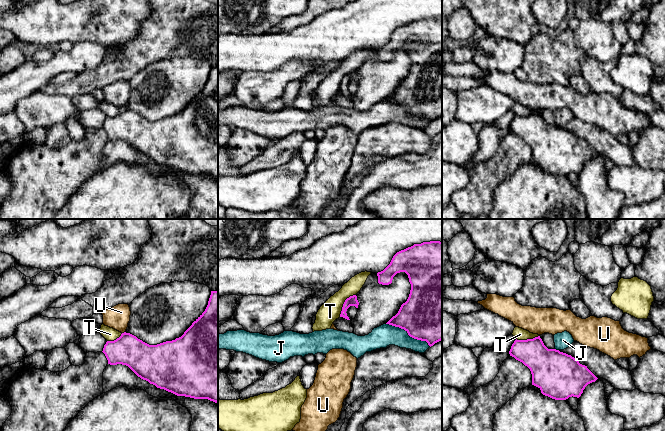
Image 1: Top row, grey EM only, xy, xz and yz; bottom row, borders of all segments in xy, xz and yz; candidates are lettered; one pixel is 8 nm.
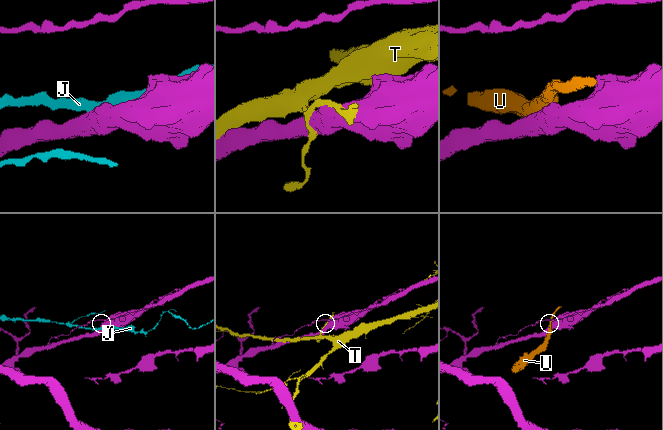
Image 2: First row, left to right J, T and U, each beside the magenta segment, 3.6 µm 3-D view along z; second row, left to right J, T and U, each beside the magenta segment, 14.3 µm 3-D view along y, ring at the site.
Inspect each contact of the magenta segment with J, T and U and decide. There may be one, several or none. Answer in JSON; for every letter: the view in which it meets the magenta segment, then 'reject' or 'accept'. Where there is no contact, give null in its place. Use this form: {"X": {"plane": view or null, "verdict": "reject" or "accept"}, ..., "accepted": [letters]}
{"J": {"plane": "xz", "verdict": "reject"}, "T": {"plane": "xz", "verdict": "reject"}, "U": {"plane": "xy", "verdict": "reject"}, "accepted": []}

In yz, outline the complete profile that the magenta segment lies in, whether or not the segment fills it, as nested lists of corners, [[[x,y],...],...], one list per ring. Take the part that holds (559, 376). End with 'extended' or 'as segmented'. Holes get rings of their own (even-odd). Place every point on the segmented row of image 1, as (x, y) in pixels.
[[[540,336],[527,340],[515,340],[509,351],[510,356],[522,362],[527,366],[532,374],[532,385],[538,387],[541,393],[555,400],[566,400],[569,397],[579,398],[583,393],[585,387],[595,382],[598,378],[587,368],[587,366],[579,363],[577,359],[566,353],[560,352],[556,349],[548,349]]]; as segmented

